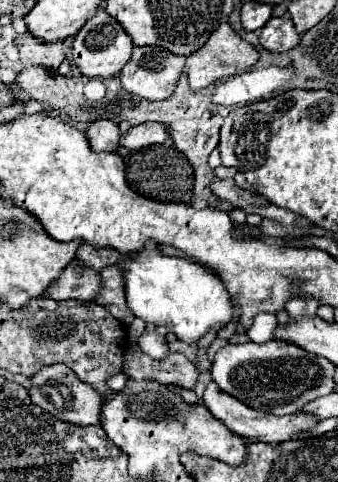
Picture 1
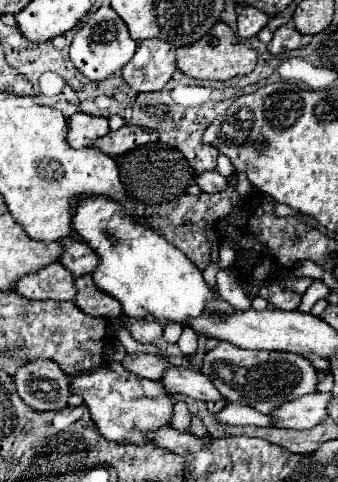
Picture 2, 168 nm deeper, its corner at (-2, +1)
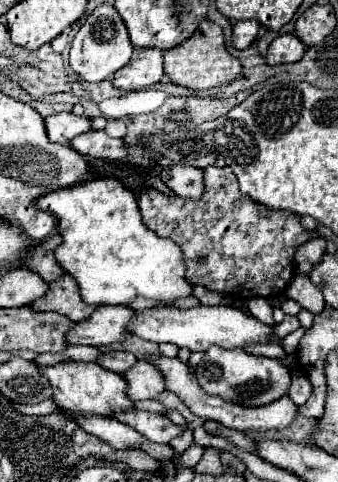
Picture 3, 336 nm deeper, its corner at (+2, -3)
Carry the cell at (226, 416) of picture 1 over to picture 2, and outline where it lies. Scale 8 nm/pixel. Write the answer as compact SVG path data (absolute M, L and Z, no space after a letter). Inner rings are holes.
M171 367L167 373L163 373L161 381L163 389L171 395L187 395L199 401L219 401L223 399L221 393L207 381L207 377L201 371L193 369L183 369L183 367Z

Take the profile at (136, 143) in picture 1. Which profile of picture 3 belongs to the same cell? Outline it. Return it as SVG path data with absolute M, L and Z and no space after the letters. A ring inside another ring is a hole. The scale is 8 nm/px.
M95 129L75 137L75 141L71 141L71 147L85 157L107 159L107 161L119 161L129 155L129 147L125 145L123 139L113 139L105 131Z

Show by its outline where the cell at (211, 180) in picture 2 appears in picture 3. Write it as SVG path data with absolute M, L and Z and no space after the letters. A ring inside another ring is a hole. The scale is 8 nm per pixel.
M175 165L161 171L161 181L171 187L179 197L199 199L205 193L203 171L189 165Z

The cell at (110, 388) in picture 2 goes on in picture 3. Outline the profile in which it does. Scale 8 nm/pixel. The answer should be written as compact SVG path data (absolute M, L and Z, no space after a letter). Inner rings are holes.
M65 361L53 367L41 367L41 373L49 379L53 387L55 403L73 415L99 415L99 417L113 417L119 411L135 409L133 401L127 395L127 381L123 375L103 369L97 363L83 363L83 361Z

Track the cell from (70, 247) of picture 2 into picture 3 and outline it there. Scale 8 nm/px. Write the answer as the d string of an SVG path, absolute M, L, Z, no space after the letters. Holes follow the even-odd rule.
M59 233L51 235L43 243L39 243L39 249L35 249L31 261L27 261L27 269L35 269L35 273L39 273L47 283L57 281L59 277L65 277L67 273L55 261L55 249L59 245L61 245Z

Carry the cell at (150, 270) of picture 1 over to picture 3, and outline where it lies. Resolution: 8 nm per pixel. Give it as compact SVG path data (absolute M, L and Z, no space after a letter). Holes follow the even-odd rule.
M89 179L81 185L47 193L39 197L37 205L39 209L53 213L59 221L59 235L63 237L63 243L55 251L55 257L59 265L79 283L81 297L85 303L97 307L127 305L135 297L145 297L155 301L155 307L173 307L177 299L191 297L193 285L185 279L185 261L179 245L175 245L171 239L159 237L143 225L135 195L129 189L125 189L117 179Z

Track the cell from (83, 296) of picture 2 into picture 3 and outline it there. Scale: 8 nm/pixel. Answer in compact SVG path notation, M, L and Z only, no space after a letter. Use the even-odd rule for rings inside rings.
M67 275L59 281L53 281L51 293L47 293L47 297L43 297L43 301L35 301L35 305L31 305L31 307L39 309L39 311L57 311L75 323L91 317L93 311L97 309L93 305L87 305L81 299L79 285L71 275Z

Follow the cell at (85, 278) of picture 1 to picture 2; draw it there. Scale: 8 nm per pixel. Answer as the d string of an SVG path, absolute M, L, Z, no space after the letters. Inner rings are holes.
M51 263L31 277L21 277L15 283L15 293L25 299L53 299L71 301L75 297L75 277L61 265Z

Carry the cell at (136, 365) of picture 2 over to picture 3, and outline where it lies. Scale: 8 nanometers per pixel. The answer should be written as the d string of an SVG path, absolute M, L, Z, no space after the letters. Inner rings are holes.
M107 351L99 359L101 367L105 367L109 371L115 371L115 373L121 373L121 375L127 369L131 369L135 363L137 363L137 357L133 353L127 353L127 351Z

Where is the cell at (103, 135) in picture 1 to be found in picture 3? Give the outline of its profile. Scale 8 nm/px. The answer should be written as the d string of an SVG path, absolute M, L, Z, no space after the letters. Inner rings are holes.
M55 113L45 119L47 135L53 143L69 145L77 135L87 133L91 129L89 117L77 117L73 113Z

